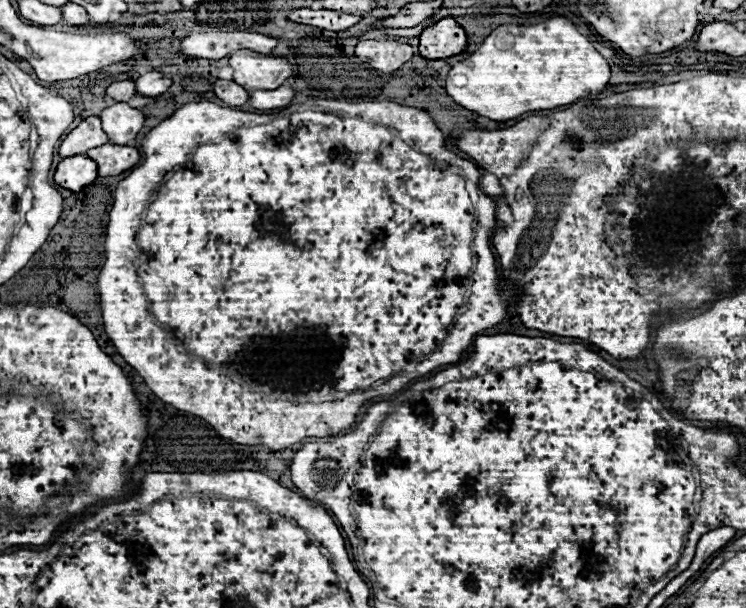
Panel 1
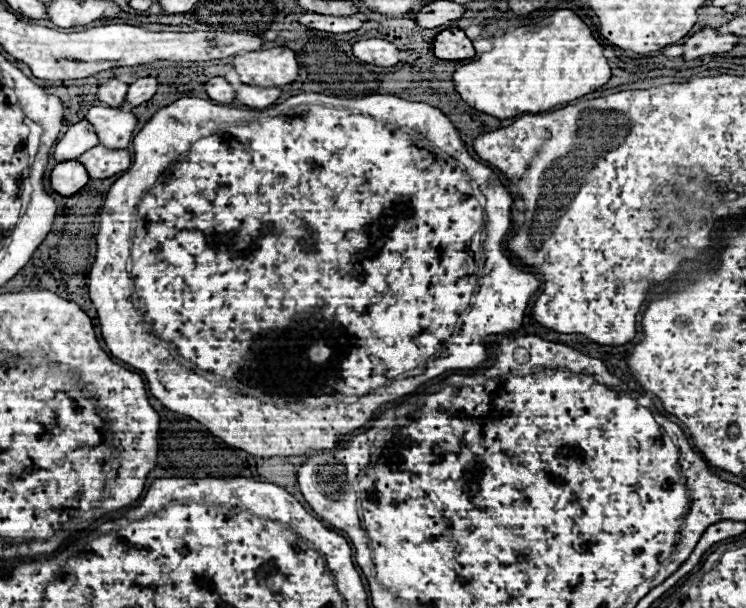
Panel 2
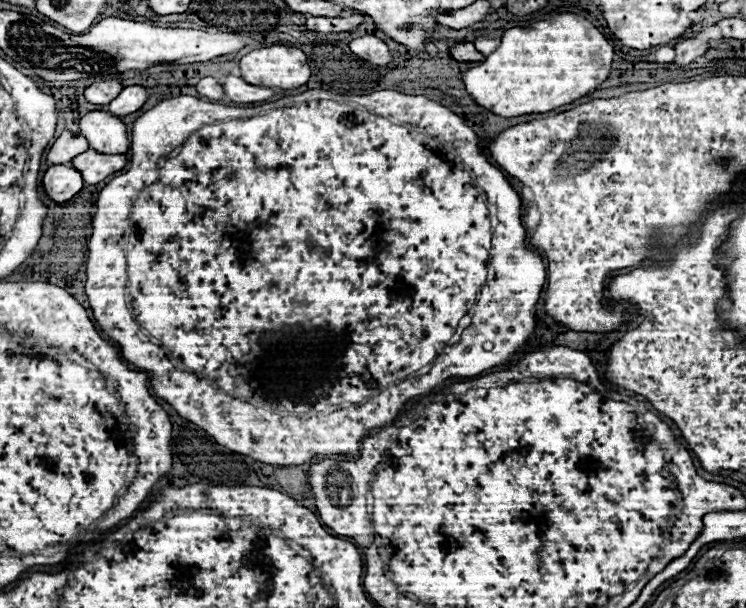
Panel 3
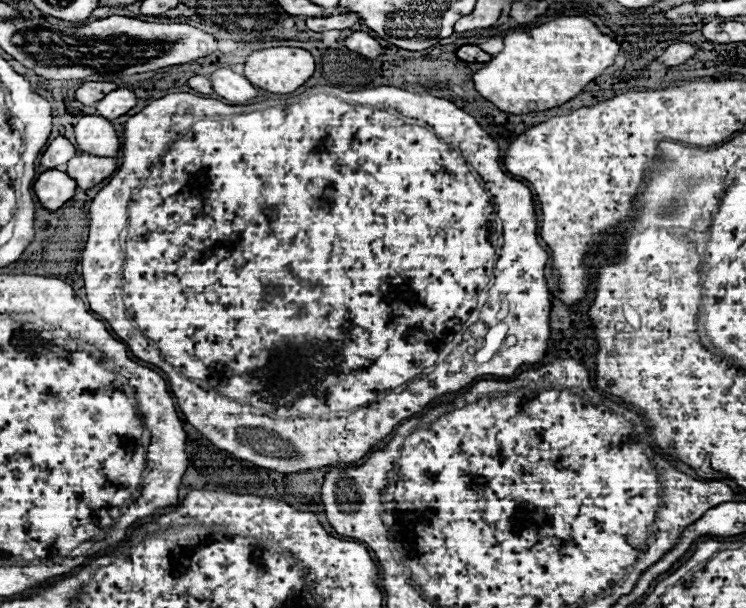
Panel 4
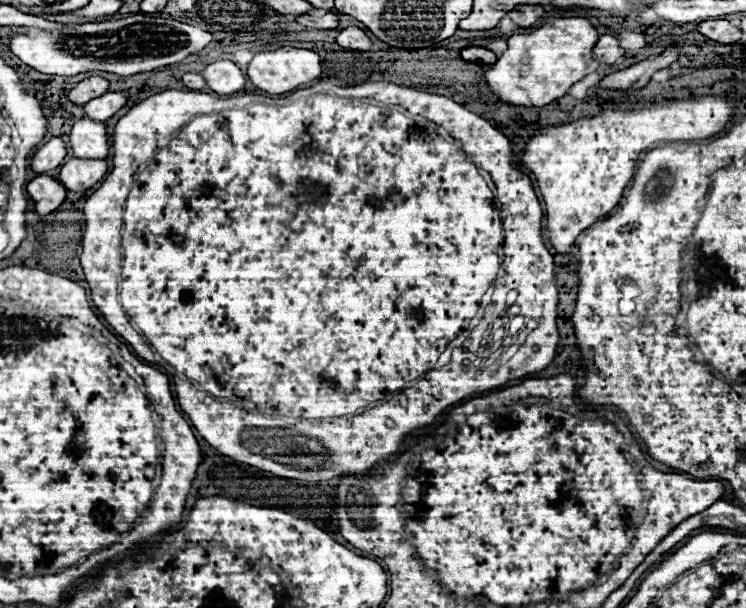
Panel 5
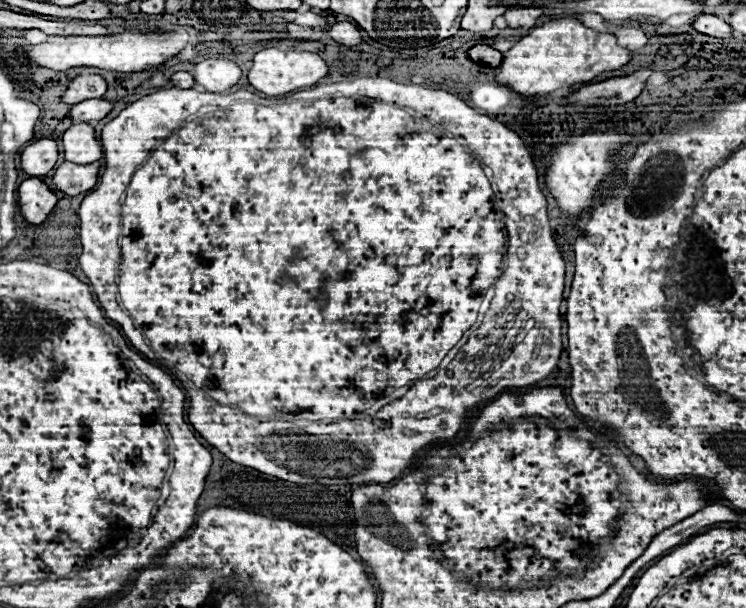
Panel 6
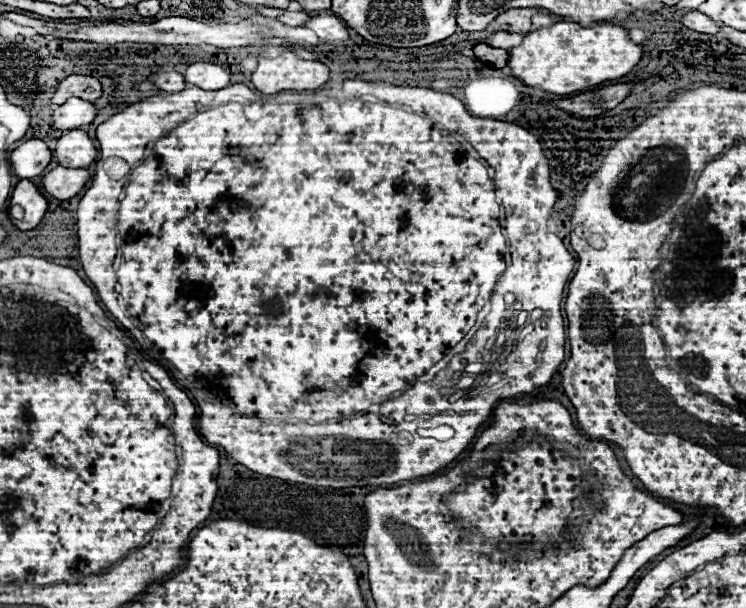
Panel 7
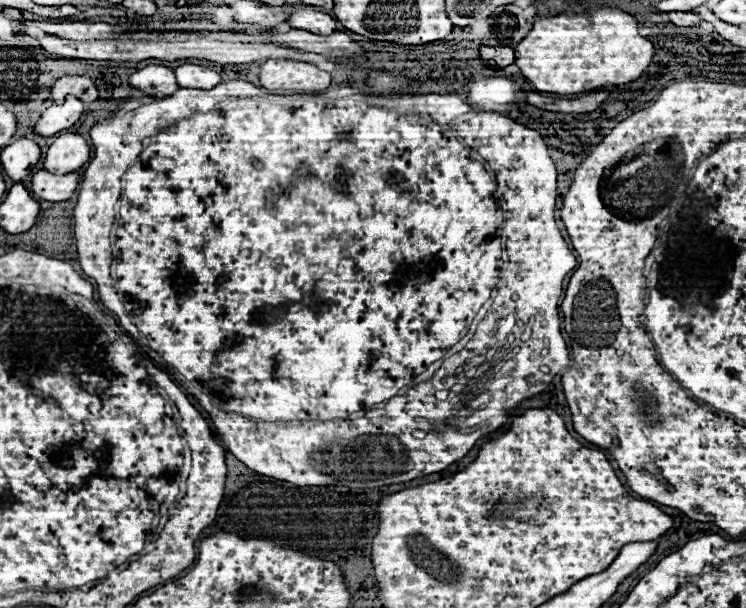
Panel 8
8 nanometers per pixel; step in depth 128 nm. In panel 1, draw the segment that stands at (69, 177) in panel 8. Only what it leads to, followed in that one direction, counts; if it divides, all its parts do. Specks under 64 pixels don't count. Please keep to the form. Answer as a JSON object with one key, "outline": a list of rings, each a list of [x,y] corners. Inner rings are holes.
{"outline":[[[110,142],[88,150],[86,156],[98,164],[98,176],[116,176],[134,168],[140,160],[140,154],[134,146],[116,146]]]}

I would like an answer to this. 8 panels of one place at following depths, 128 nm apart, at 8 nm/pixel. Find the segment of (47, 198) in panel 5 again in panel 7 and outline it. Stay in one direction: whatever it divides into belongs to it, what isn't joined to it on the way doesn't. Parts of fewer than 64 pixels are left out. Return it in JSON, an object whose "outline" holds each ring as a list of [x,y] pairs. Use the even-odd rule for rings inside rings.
{"outline":[[[20,180],[10,198],[10,220],[18,230],[32,230],[40,224],[48,210],[48,200],[30,180]]]}

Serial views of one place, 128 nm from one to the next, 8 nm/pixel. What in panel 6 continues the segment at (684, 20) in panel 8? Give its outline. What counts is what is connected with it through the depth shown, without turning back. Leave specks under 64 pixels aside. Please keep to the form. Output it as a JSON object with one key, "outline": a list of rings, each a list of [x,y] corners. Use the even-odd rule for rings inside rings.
{"outline":[[[700,14],[696,16],[694,24],[692,24],[698,32],[714,36],[714,38],[730,38],[730,26],[718,18],[718,16],[710,16],[710,14]]]}

